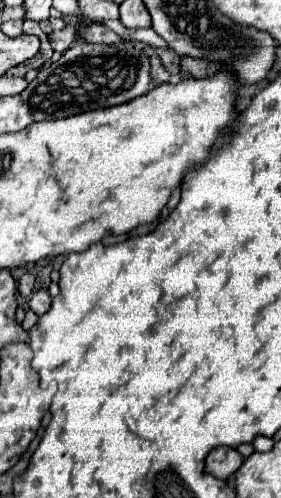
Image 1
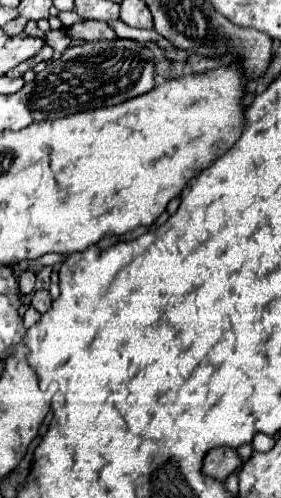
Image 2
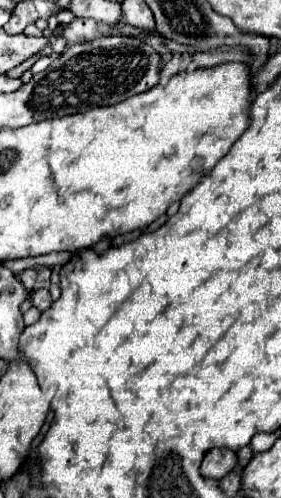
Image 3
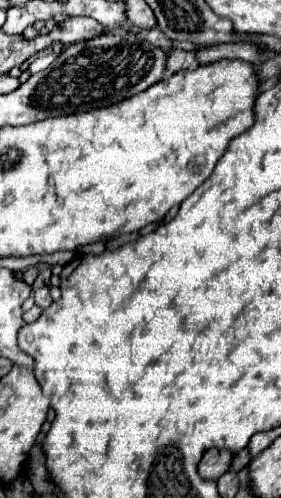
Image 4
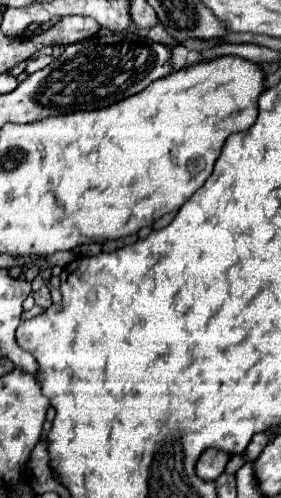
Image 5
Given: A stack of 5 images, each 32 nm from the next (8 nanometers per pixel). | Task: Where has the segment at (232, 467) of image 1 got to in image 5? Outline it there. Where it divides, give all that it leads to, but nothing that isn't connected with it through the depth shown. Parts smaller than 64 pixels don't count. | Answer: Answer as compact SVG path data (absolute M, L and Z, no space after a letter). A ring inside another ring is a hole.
M218 448L204 450L196 462L196 476L200 476L202 480L208 480L208 482L214 482L224 472L228 458L230 458L230 454L224 450L218 450Z

